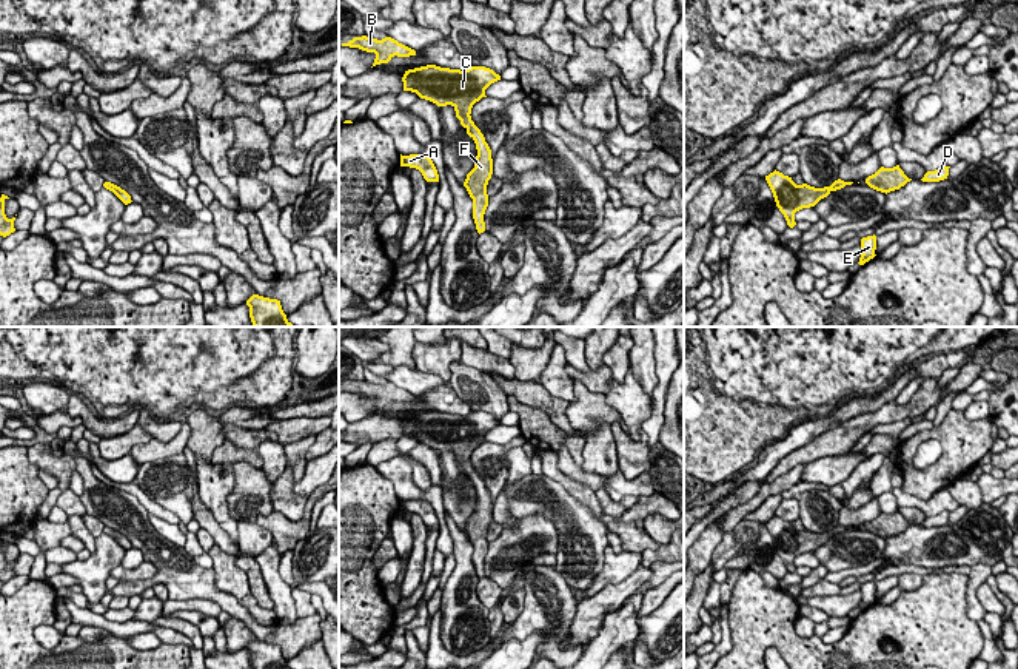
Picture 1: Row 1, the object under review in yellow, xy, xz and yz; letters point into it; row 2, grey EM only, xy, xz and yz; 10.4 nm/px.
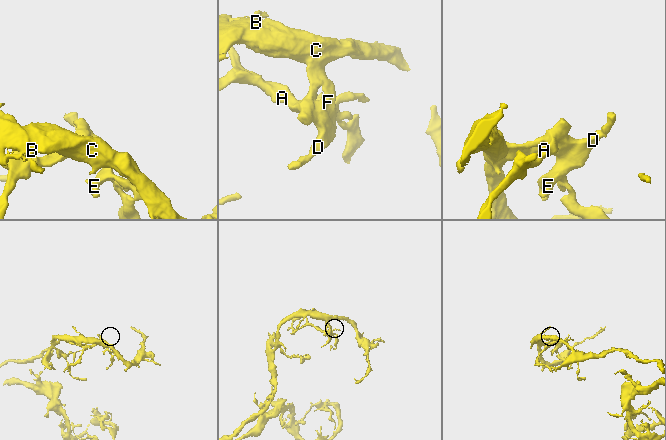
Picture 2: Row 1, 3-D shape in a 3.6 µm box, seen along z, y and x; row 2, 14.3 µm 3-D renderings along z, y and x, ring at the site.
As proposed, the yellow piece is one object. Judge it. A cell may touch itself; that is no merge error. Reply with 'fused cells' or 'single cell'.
single cell

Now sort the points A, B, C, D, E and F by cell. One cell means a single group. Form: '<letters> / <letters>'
A B C D E F

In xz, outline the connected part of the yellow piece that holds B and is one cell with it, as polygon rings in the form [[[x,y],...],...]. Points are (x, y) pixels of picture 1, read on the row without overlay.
[[[362,381],[362,382],[354,382],[348,388],[342,388],[342,392],[359,393],[367,398],[374,398],[376,404],[373,412],[380,408],[388,408],[394,401],[397,402],[416,401],[414,395],[399,388],[397,385],[391,382],[377,385],[377,384]]]

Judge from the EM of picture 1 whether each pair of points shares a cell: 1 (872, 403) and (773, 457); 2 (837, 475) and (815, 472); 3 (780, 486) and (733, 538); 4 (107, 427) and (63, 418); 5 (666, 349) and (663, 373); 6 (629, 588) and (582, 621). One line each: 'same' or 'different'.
1: same
2: same
3: different
4: different
5: same
6: same

